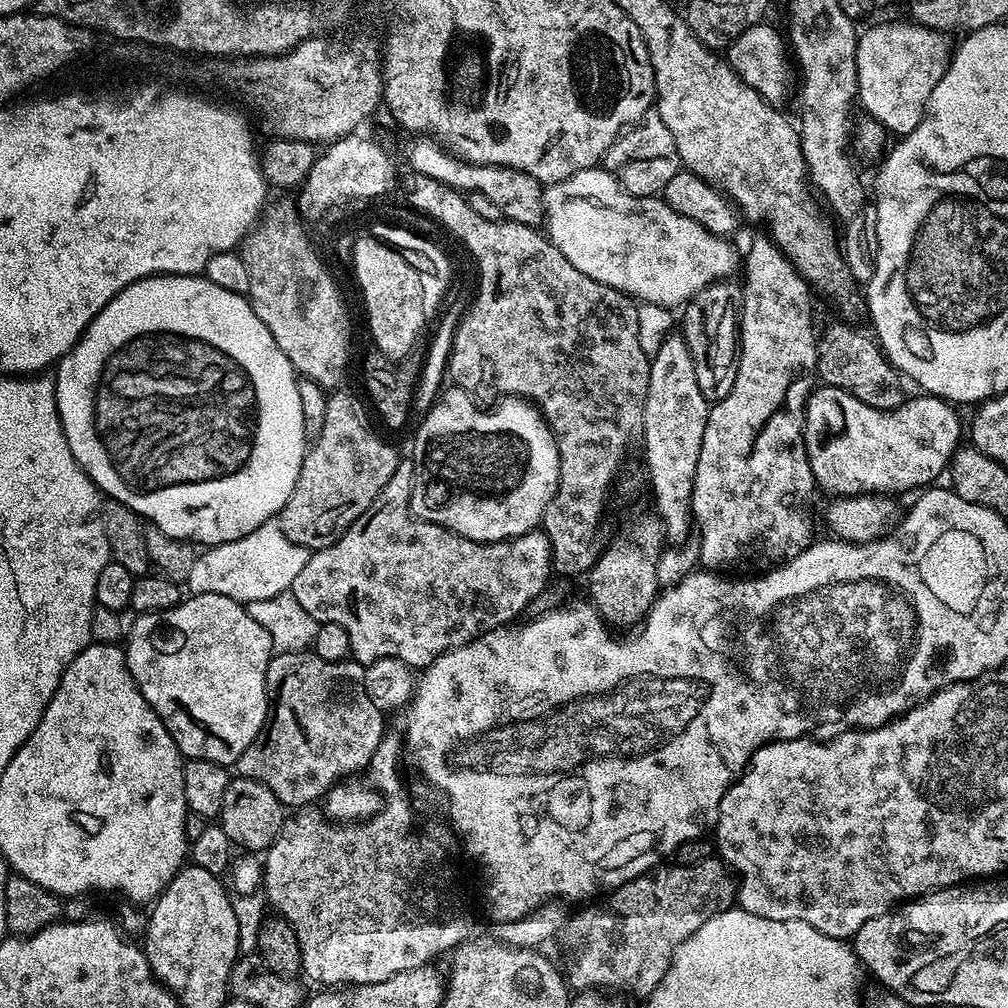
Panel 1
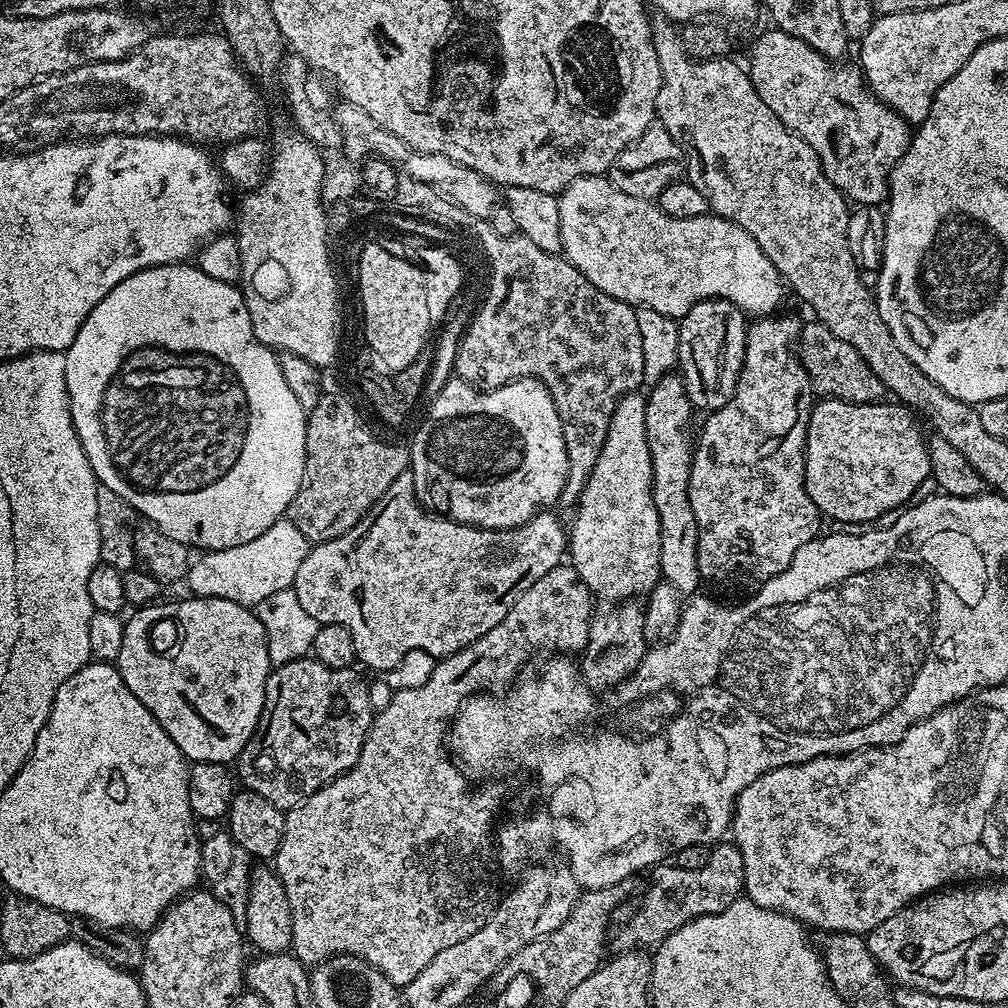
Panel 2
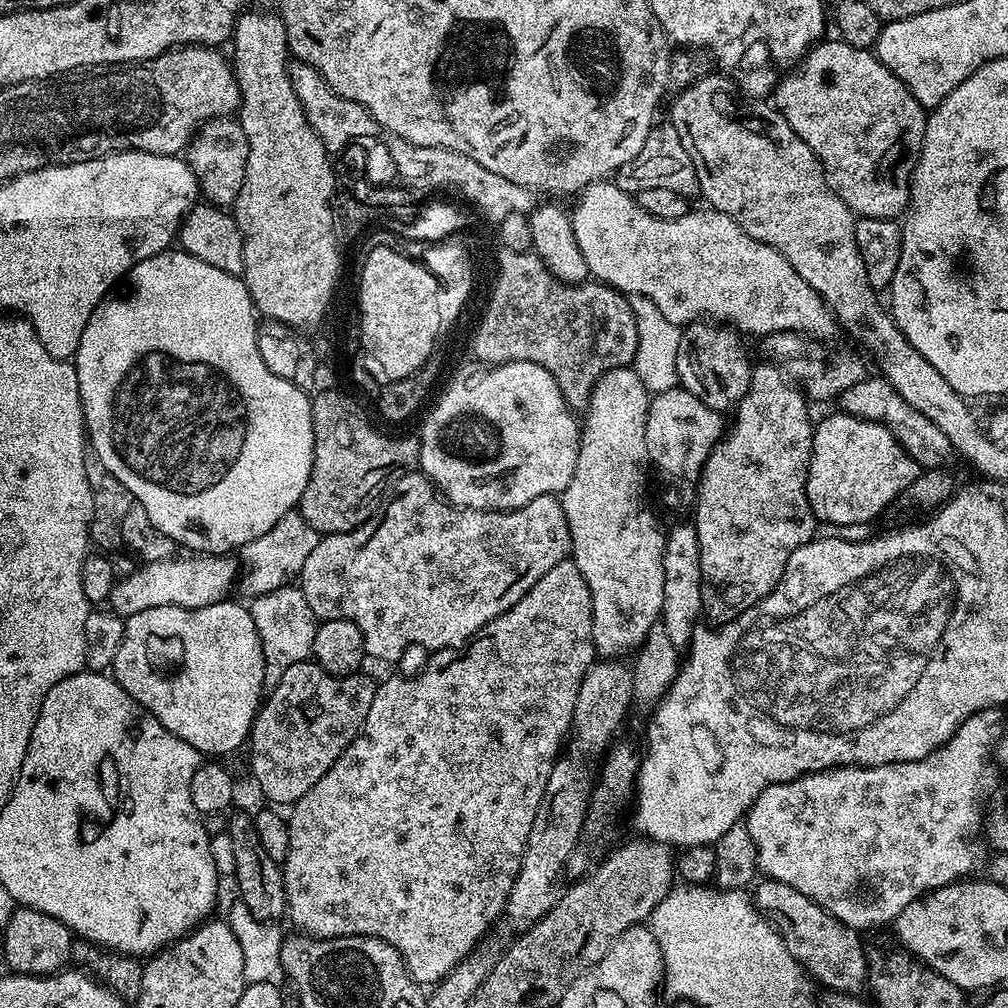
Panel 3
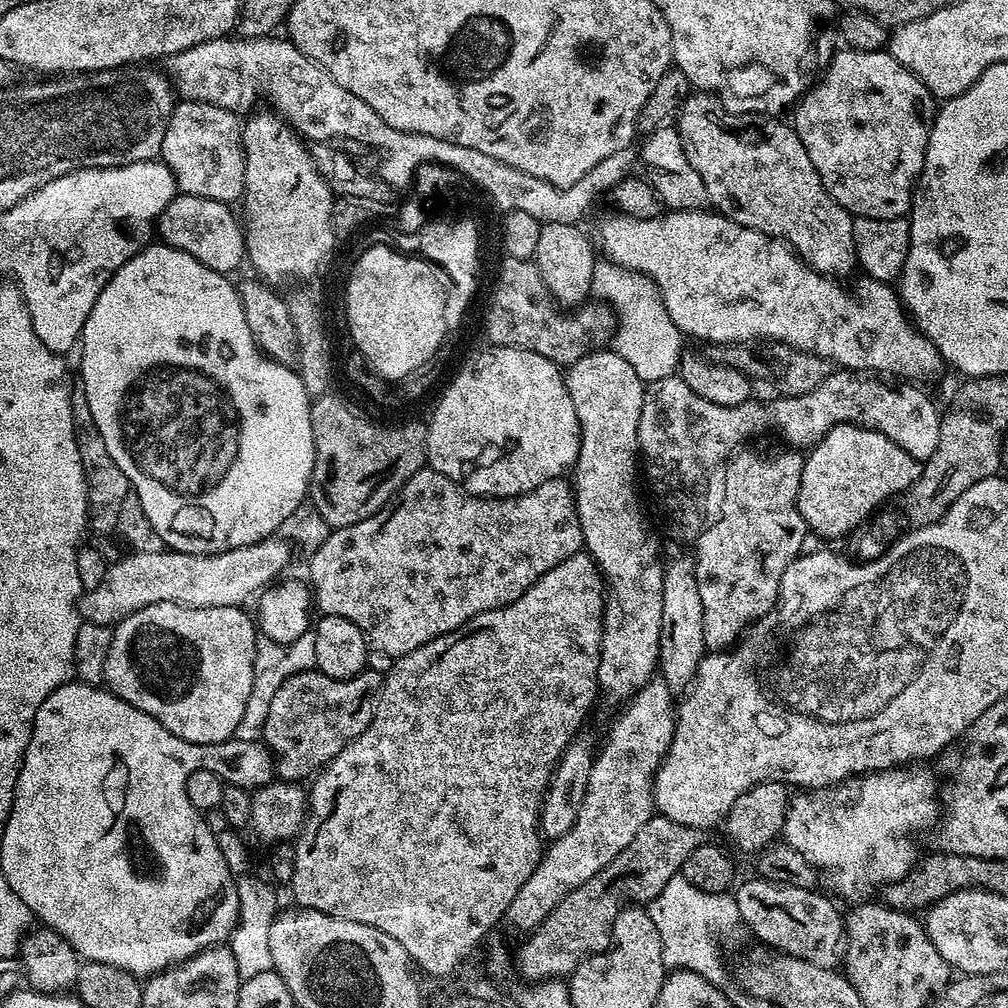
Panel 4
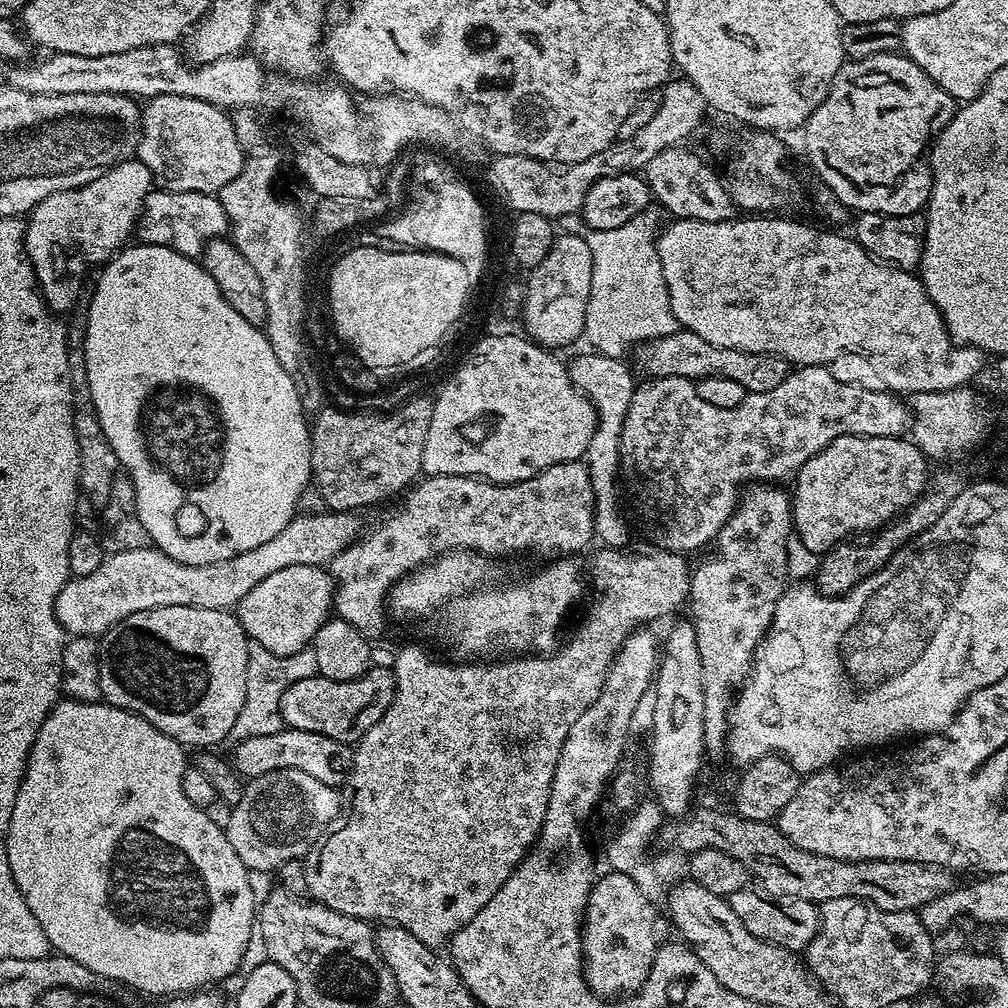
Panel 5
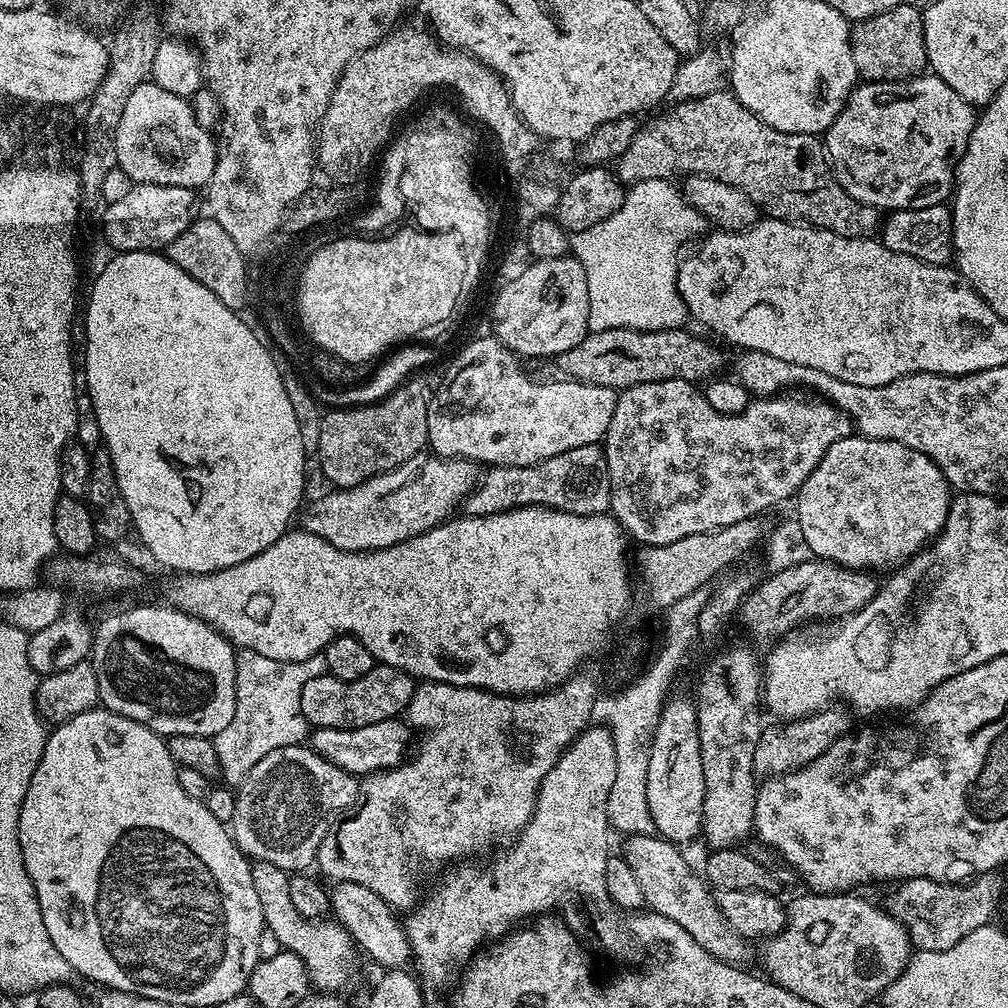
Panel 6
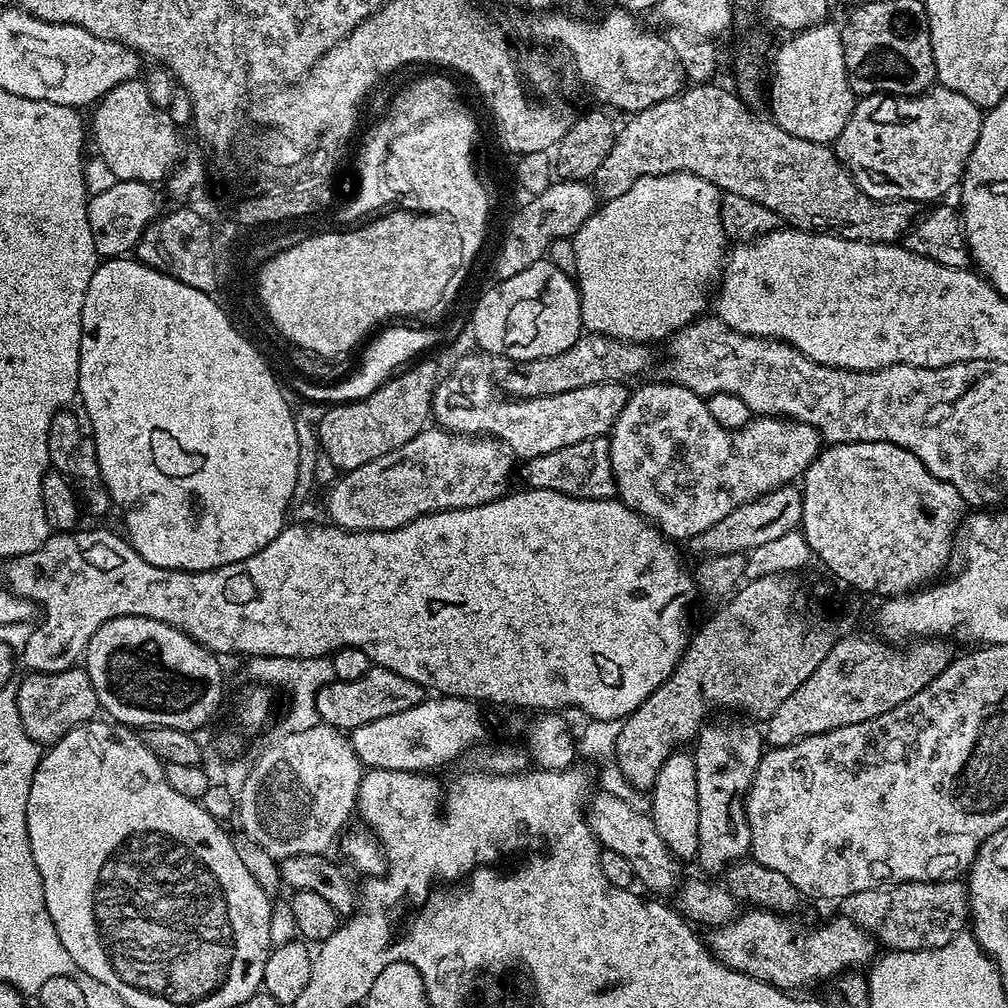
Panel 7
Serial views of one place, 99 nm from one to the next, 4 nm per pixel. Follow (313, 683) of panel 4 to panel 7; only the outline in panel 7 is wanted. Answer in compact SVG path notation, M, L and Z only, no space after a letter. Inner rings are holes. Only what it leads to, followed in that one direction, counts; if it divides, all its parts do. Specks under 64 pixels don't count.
M374 666L362 674L362 678L353 680L333 679L332 683L324 685L316 695L316 713L320 715L323 723L341 730L351 730L358 726L366 726L366 722L374 722L378 718L386 718L389 714L402 714L402 710L410 710L414 706L424 703L426 692L421 685L410 678L402 678L402 674L394 674L394 670L383 666Z

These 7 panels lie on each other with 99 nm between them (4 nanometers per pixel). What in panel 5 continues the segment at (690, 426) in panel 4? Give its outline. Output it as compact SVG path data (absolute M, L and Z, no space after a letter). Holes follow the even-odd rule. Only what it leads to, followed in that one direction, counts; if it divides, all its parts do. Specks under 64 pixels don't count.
M800 366L791 371L782 382L782 386L774 386L774 390L765 392L750 392L748 397L738 406L730 410L722 410L722 406L710 406L698 395L695 383L686 378L677 376L657 376L655 378L645 379L637 383L636 392L630 402L630 410L626 410L626 422L622 426L622 438L620 439L620 470L622 484L628 487L628 492L632 495L632 500L636 503L636 512L644 519L644 524L648 527L648 532L652 535L652 540L657 549L665 552L679 552L681 554L692 554L695 548L700 548L703 544L711 545L716 537L720 535L722 526L735 511L736 505L740 502L742 489L745 486L752 486L759 482L764 486L780 486L785 482L791 481L797 472L810 462L810 458L817 456L830 442L834 442L843 436L899 436L903 437L911 429L912 414L907 403L904 404L899 395L890 392L879 392L878 390L866 390L857 384L847 384L838 382L834 374L830 374L828 368L819 368L818 366Z

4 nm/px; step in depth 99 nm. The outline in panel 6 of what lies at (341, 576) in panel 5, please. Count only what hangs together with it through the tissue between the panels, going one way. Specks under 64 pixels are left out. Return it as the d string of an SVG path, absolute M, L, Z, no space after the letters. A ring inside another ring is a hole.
M600 444L578 446L566 454L554 454L541 464L530 466L492 466L468 495L462 508L470 516L489 516L507 508L523 508L526 504L542 504L546 508L563 508L580 516L591 516L609 507L612 498L604 449Z

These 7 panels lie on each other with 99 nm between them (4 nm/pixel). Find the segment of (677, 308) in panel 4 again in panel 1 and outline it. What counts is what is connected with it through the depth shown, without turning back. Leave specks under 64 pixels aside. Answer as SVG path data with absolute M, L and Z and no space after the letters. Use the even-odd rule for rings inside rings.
M602 166L578 170L570 178L547 185L544 218L548 239L570 266L582 270L586 278L624 292L637 302L654 303L671 310L676 308L675 304L687 305L703 288L727 281L731 277L728 275L738 268L738 252L736 256L731 239L710 234L698 222L674 211L663 198L630 194Z

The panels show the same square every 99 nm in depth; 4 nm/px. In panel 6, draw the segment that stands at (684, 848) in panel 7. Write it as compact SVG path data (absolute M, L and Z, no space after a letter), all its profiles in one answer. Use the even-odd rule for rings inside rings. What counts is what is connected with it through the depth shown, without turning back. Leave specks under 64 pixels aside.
M673 695L664 701L660 720L651 735L649 770L646 774L646 801L653 829L663 839L684 846L702 832L702 802L706 778L702 774L702 746L698 742L696 705L691 699Z

